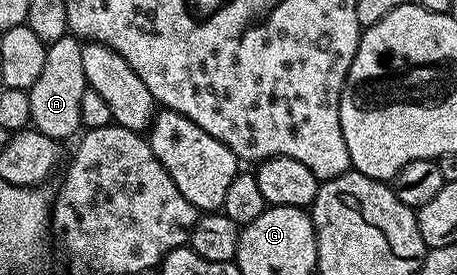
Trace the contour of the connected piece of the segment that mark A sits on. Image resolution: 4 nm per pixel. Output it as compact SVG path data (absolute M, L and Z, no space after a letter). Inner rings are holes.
M71 33L48 44L46 66L43 67L38 81L34 81L34 85L27 90L30 97L31 126L57 141L65 141L72 134L75 136L82 127L82 93L90 90L82 66L83 48L84 43Z

